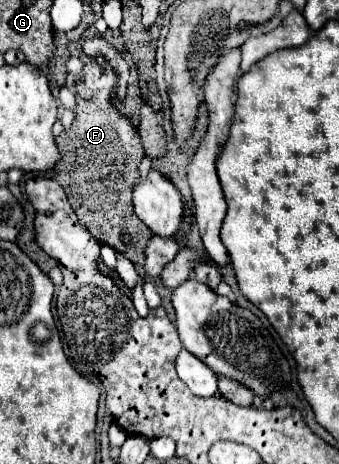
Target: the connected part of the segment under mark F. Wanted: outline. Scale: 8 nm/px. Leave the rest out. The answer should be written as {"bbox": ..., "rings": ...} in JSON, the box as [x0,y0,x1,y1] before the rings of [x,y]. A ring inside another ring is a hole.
{"bbox":[42,77,152,265],"rings":[[[112,77],[110,81],[96,81],[96,93],[92,93],[88,99],[76,93],[78,107],[74,123],[68,131],[56,137],[56,143],[62,151],[62,161],[56,169],[42,175],[56,179],[64,187],[74,213],[100,243],[124,253],[134,265],[142,265],[144,247],[152,239],[152,231],[148,231],[148,227],[134,213],[132,187],[136,185],[136,179],[140,179],[138,165],[144,157],[144,149],[134,125],[112,107],[112,85]],[[122,227],[126,227],[132,235],[130,249],[126,249],[120,241]]]}

